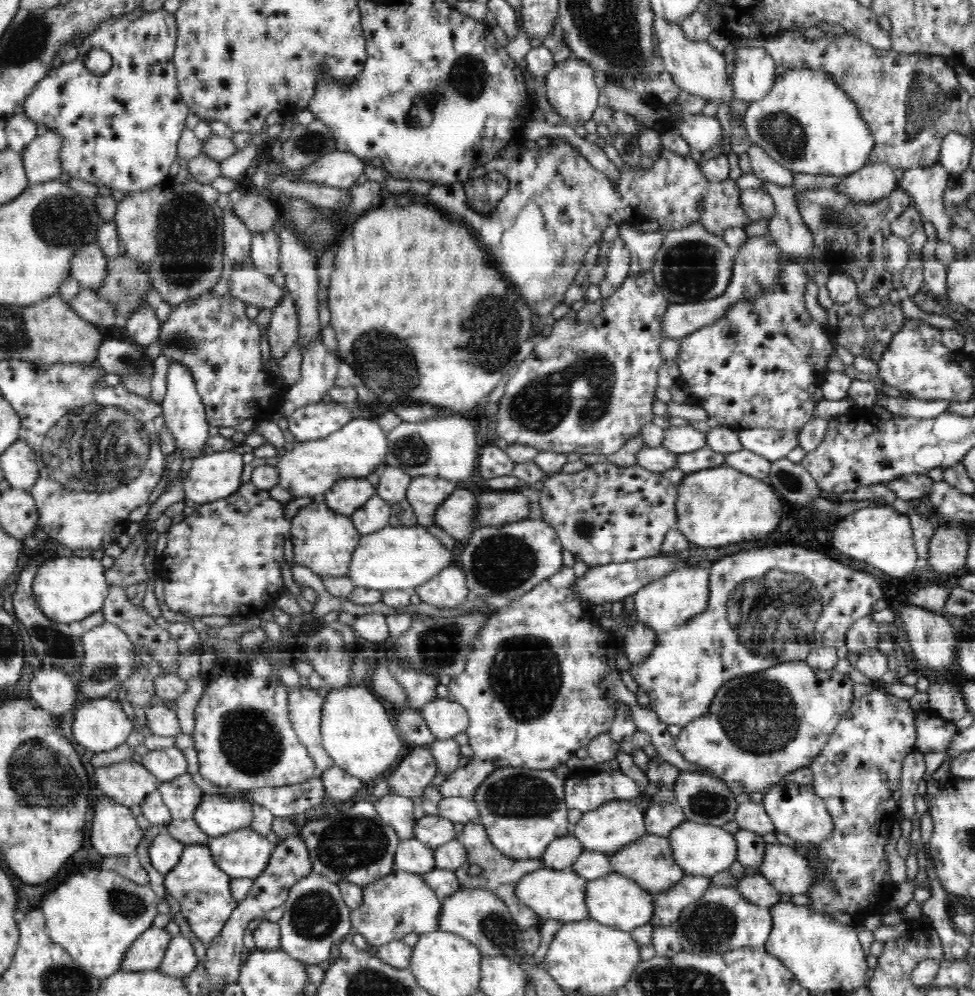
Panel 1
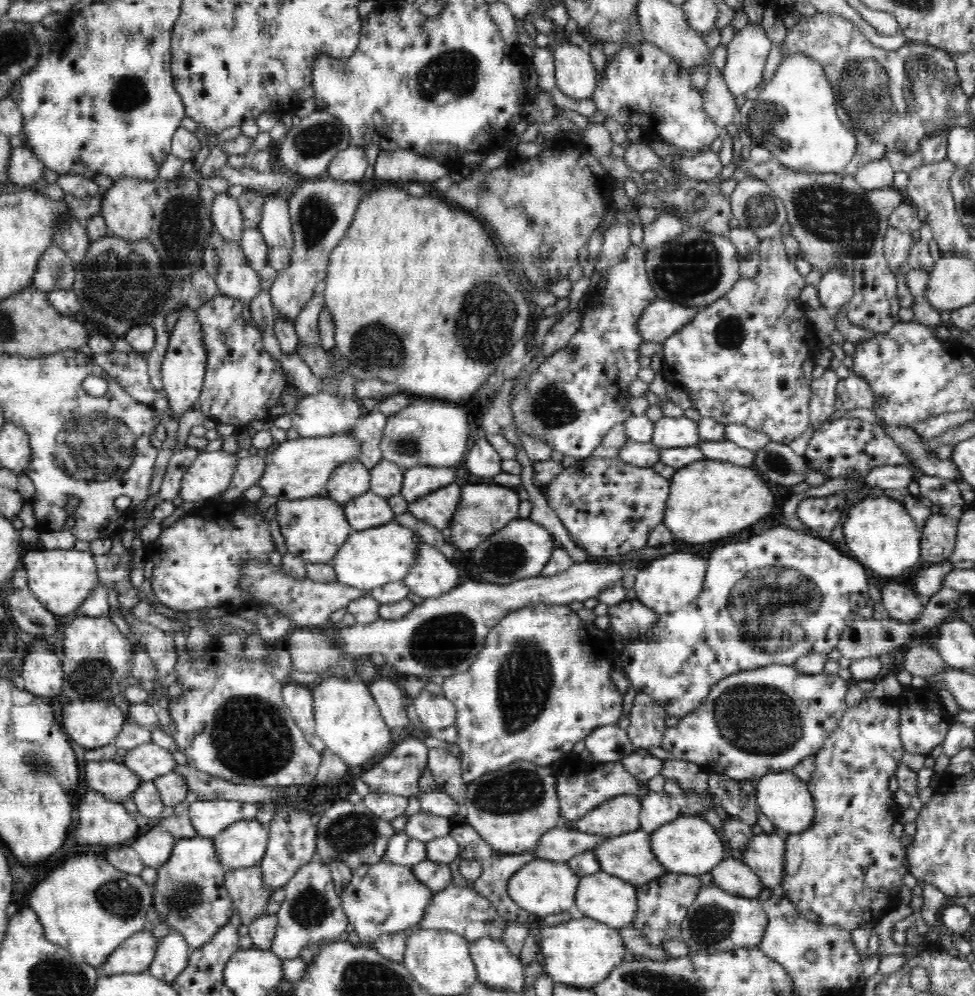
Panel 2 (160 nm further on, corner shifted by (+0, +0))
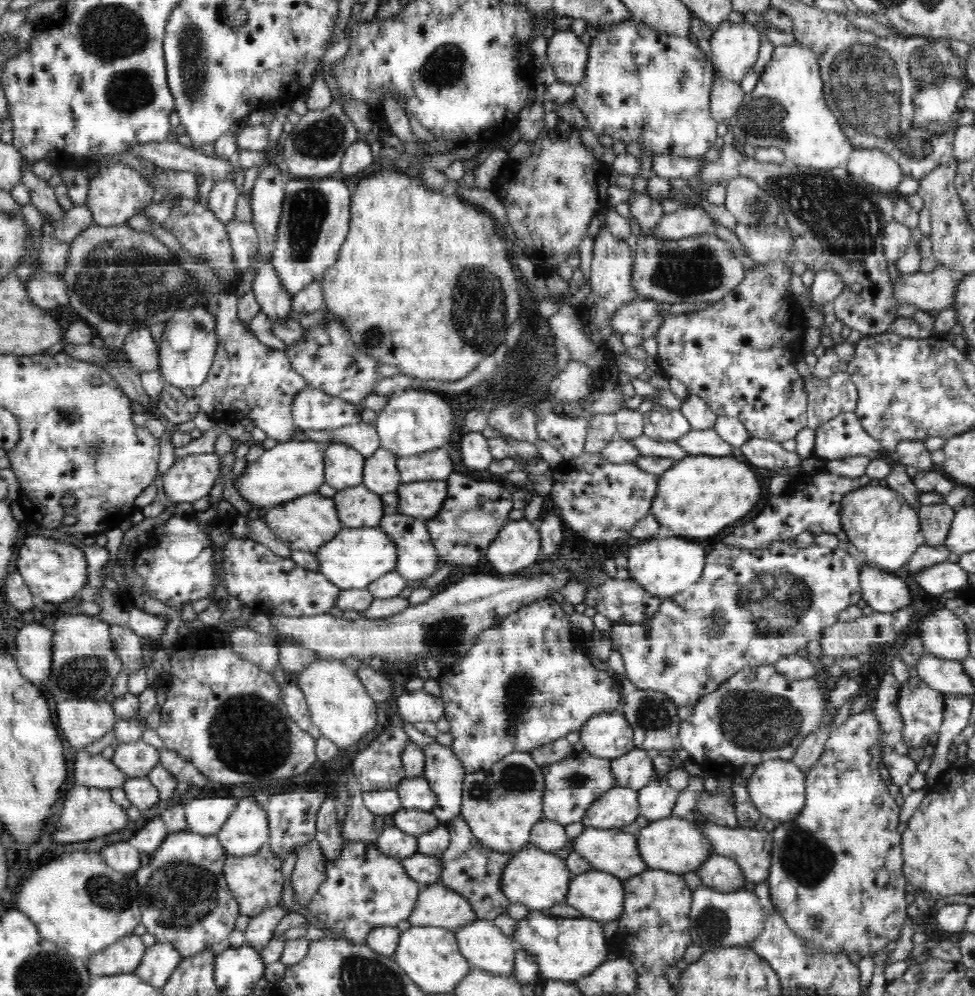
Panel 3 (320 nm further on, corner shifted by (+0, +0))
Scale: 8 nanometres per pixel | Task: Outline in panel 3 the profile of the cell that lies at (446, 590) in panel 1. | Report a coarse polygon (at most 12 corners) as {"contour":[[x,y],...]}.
{"contour":[[398,512],[377,527],[395,542],[395,570],[418,584],[439,555],[424,520]]}

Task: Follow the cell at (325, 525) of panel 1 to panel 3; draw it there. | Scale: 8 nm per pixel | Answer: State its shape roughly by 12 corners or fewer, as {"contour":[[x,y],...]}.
{"contour":[[319,492],[262,512],[290,550],[314,553],[344,527]]}

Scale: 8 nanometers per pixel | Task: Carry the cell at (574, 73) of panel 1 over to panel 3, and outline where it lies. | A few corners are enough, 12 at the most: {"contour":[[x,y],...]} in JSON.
{"contour":[[571,30],[548,41],[548,62],[558,81],[577,85],[590,60]]}

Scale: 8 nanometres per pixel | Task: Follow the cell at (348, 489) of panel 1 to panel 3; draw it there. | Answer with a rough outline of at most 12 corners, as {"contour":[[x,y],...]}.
{"contour":[[326,443],[325,482],[337,491],[363,482],[365,458]]}

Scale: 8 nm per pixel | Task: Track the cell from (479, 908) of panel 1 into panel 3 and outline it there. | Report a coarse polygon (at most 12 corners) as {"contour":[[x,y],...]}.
{"contour":[[436,884],[422,887],[411,926],[454,932],[475,922],[466,896]]}

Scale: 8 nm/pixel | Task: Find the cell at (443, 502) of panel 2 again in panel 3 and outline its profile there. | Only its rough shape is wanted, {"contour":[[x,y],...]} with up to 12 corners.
{"contour":[[401,482],[398,512],[424,521],[438,514],[447,482]]}

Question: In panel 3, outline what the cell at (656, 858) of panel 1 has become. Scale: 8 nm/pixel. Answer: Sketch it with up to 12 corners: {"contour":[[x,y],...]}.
{"contour":[[584,827],[573,851],[626,880],[649,868],[637,833]]}

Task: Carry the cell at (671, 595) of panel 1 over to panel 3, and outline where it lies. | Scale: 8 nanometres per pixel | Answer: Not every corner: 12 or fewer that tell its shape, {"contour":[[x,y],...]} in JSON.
{"contour":[[676,536],[630,546],[627,570],[668,599],[704,570],[702,544]]}

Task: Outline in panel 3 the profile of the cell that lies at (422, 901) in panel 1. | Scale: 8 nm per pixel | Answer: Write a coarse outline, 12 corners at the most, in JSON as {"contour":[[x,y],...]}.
{"contour":[[344,840],[307,910],[365,944],[422,886],[376,843]]}

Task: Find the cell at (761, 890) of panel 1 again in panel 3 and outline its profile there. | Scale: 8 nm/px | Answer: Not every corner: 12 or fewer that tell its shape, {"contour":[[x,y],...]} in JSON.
{"contour":[[711,854],[695,872],[704,887],[745,889],[746,877],[730,857]]}

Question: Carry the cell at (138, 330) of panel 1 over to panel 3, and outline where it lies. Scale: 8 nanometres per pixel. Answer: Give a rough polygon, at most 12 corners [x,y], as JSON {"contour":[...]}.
{"contour":[[148,327],[132,331],[123,350],[140,372],[160,369]]}

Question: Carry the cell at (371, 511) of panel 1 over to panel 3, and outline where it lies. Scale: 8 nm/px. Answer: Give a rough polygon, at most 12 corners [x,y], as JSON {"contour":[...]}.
{"contour":[[363,484],[333,496],[346,528],[377,527],[380,494]]}

